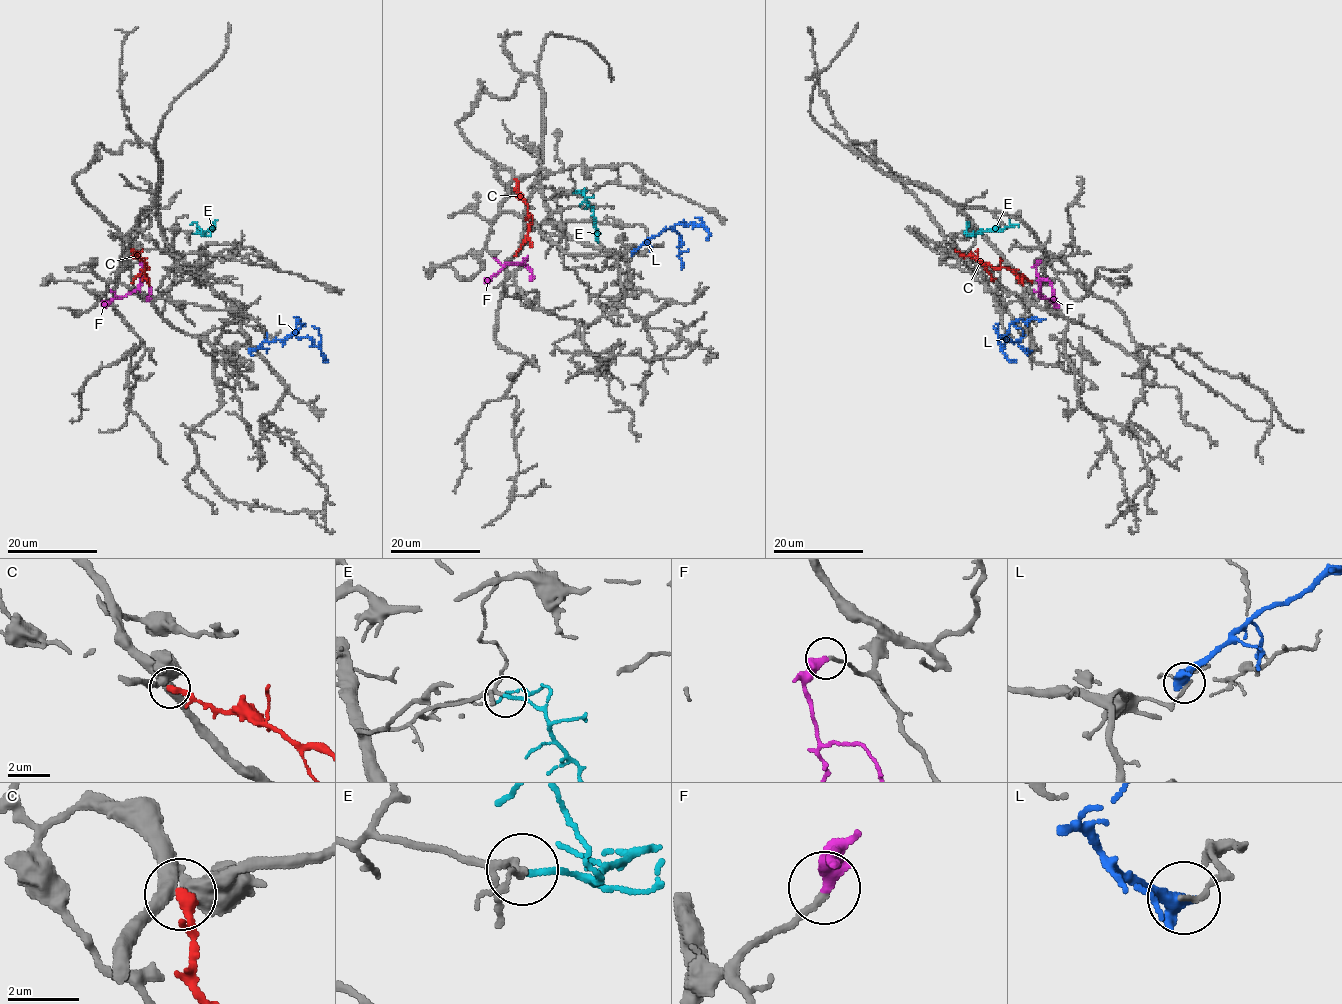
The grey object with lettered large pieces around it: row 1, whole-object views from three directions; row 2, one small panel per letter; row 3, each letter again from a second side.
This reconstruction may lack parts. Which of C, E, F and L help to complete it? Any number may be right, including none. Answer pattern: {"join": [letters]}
{"join": ["E", "F"]}

